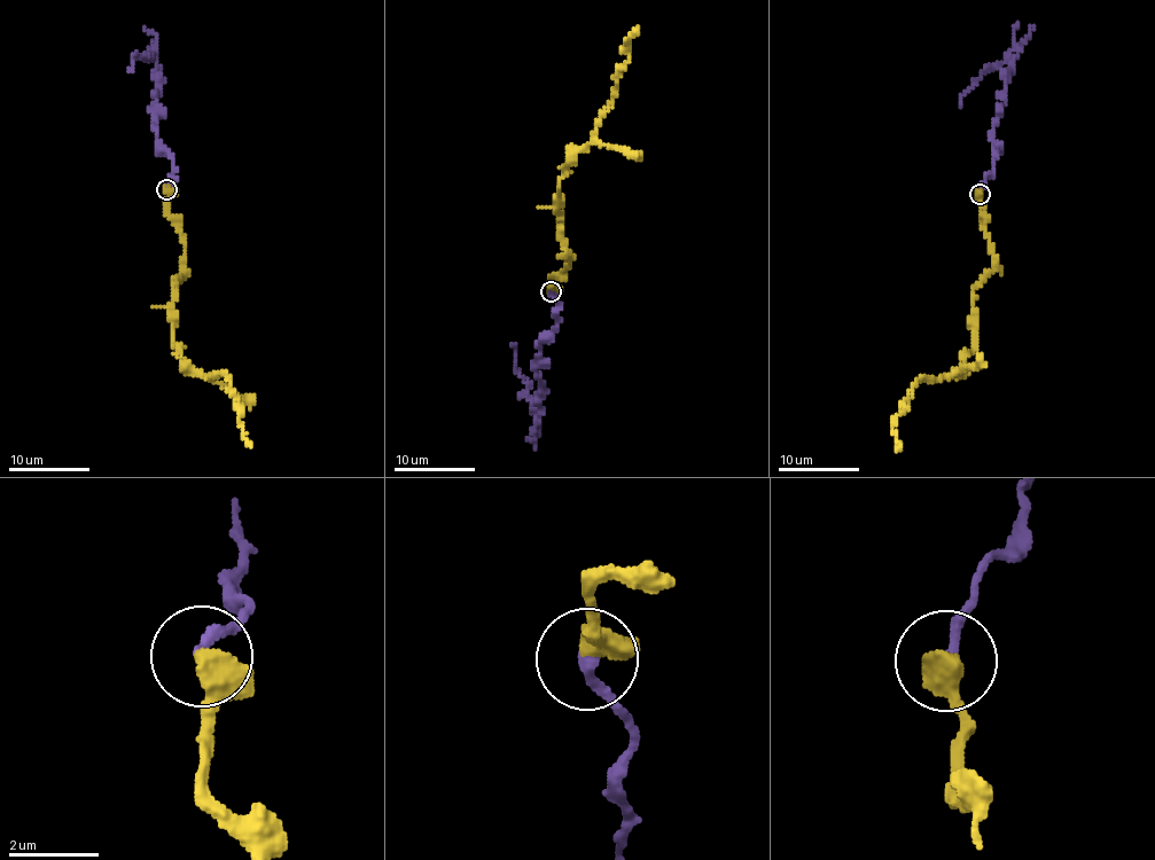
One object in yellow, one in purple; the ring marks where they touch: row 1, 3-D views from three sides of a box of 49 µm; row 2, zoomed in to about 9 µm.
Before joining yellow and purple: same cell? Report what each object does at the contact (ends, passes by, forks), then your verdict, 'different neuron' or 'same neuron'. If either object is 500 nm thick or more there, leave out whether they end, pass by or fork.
same neuron

